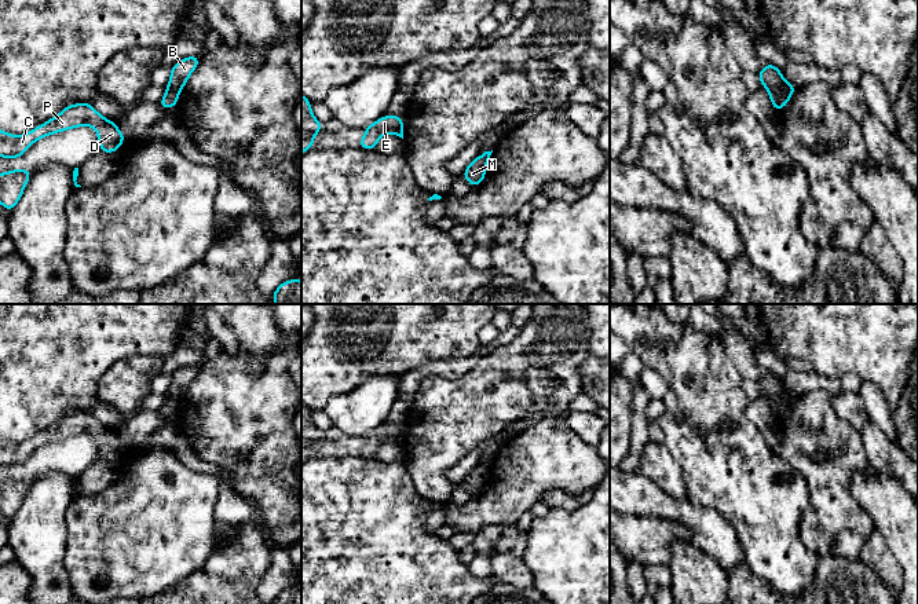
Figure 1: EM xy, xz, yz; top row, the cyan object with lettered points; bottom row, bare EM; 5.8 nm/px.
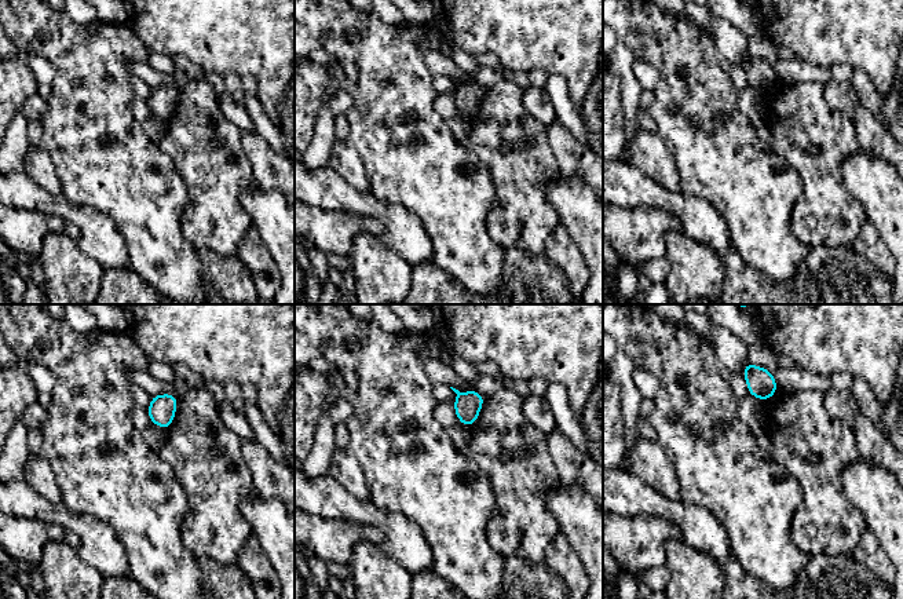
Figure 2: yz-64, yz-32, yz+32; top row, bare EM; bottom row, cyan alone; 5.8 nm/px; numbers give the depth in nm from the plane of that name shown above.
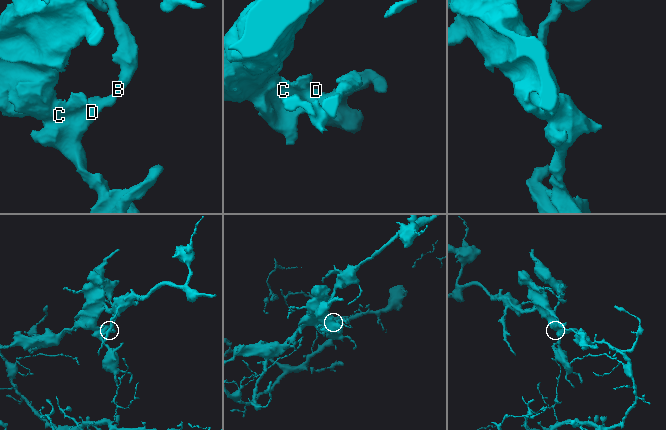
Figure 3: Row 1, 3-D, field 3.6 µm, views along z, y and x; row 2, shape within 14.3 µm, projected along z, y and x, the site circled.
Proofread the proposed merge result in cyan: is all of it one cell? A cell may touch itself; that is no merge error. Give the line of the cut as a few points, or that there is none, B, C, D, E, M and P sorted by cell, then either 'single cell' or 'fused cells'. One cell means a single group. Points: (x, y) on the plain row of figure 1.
yz (783, 388), (770, 399) | B / C D E M P | fused cells

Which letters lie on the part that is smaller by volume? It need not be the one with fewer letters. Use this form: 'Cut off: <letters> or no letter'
Cut off: B

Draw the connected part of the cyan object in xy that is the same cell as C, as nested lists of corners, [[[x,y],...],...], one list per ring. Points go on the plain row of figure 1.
[[[81,410],[66,414],[58,424],[23,443],[15,444],[0,439],[0,465],[12,468],[22,465],[36,449],[83,433],[89,433],[96,439],[99,460],[116,461],[125,450],[114,429],[105,427],[88,410]]]

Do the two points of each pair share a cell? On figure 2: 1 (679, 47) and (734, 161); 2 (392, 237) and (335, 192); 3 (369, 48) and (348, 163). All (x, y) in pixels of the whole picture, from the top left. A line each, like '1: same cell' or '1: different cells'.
1: same cell
2: same cell
3: different cells

